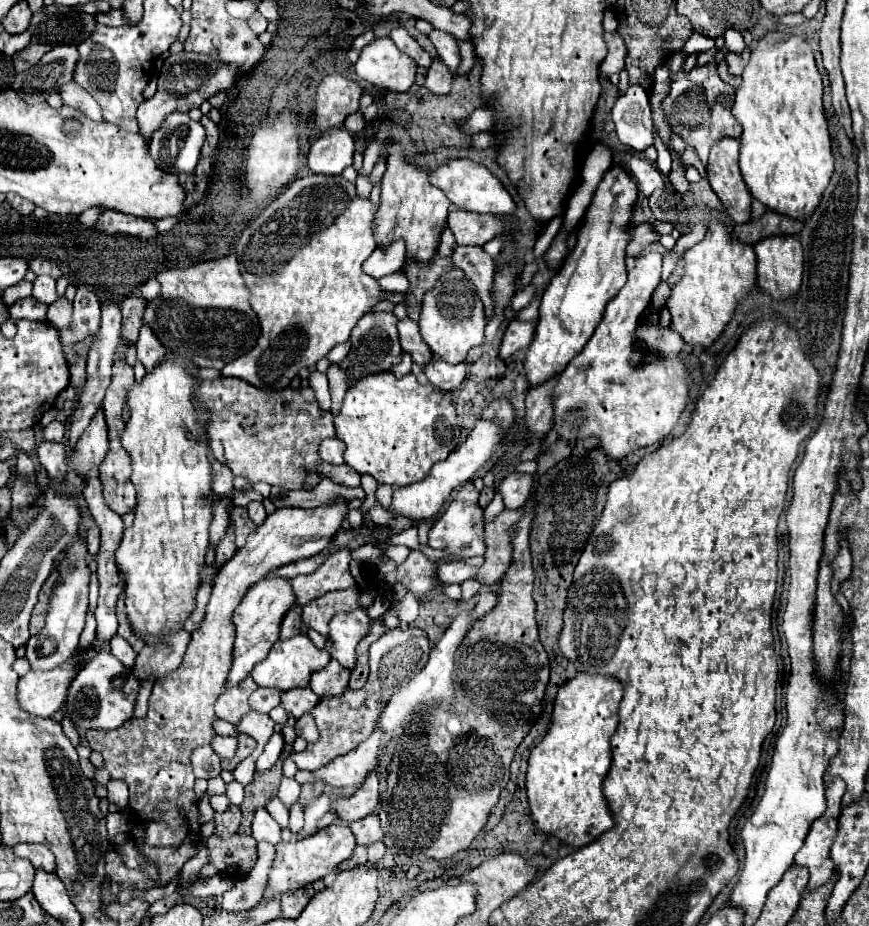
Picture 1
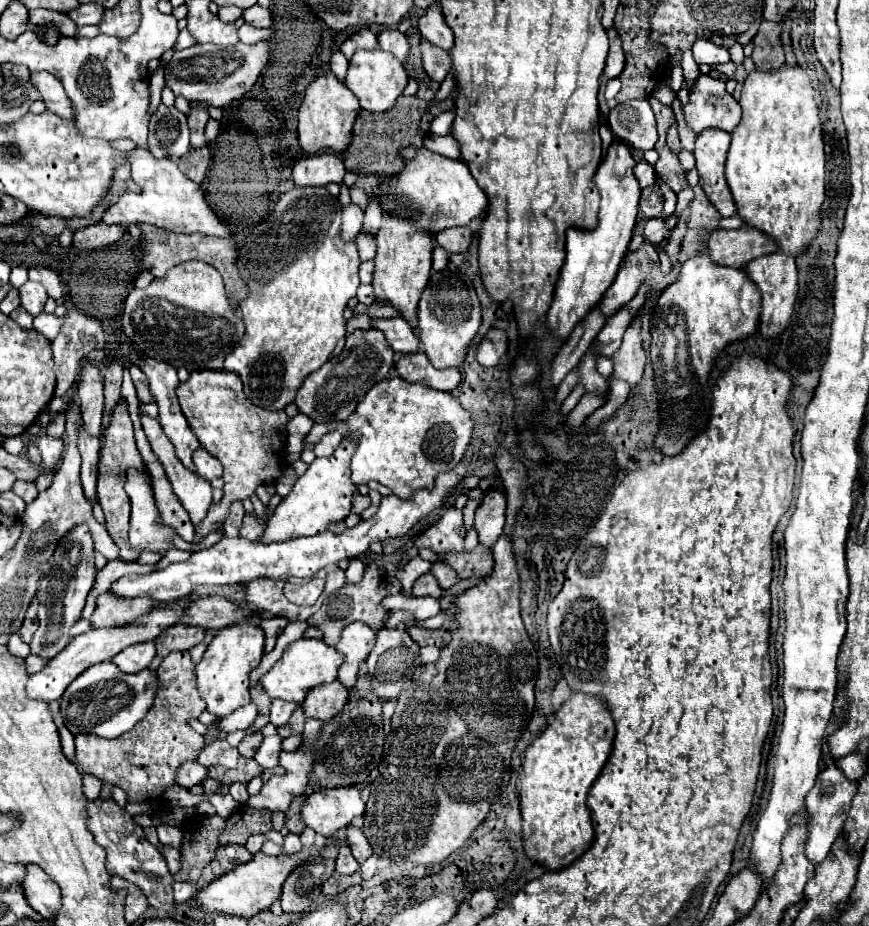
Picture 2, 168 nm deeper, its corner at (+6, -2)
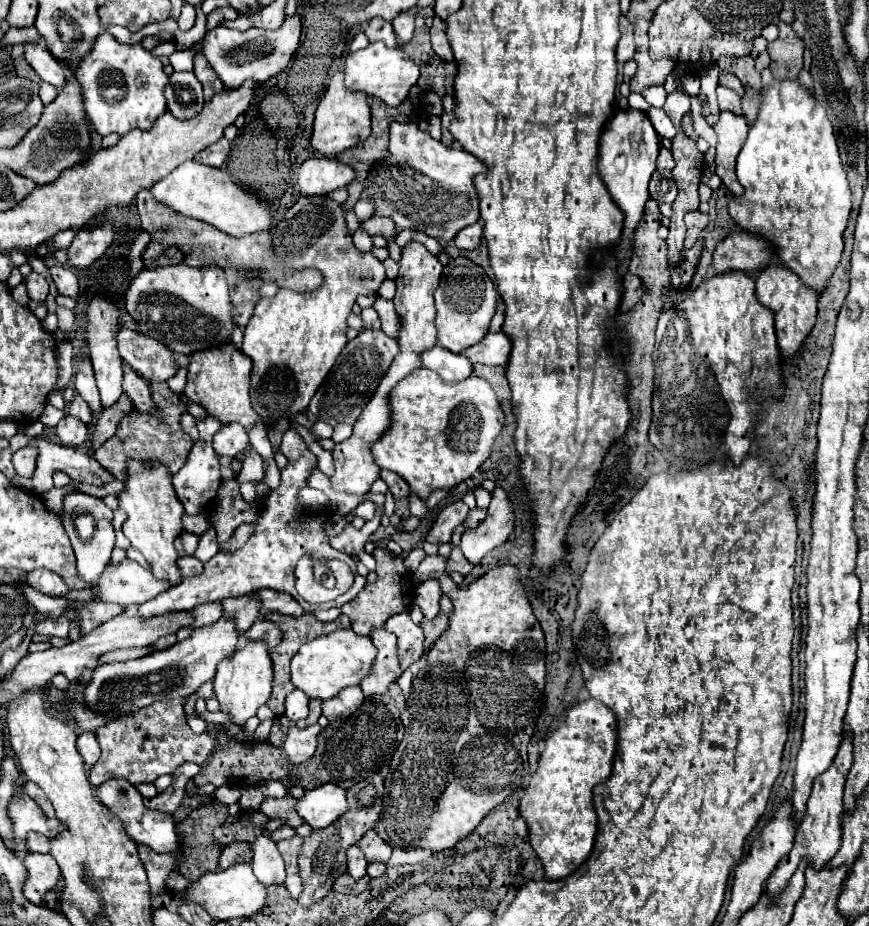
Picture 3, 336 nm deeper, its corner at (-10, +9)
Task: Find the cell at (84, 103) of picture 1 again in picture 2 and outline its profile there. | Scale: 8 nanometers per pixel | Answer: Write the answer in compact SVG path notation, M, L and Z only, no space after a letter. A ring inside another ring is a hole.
M48 72L32 74L30 78L32 78L32 84L36 84L36 88L40 90L40 96L42 96L42 100L50 112L56 112L58 116L64 116L70 120L74 118L72 100L66 96L64 86L60 84L58 78L54 78Z

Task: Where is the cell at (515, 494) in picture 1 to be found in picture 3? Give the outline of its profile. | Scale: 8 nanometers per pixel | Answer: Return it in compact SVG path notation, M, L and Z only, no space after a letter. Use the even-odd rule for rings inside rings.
M496 487L486 519L478 527L466 529L462 535L460 549L468 559L468 563L478 565L490 549L500 547L506 541L512 527L514 527L514 513L512 513L510 501L504 489Z

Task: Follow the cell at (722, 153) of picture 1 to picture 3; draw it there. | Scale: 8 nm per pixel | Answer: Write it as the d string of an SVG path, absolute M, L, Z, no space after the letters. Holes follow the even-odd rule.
M722 111L718 123L714 125L714 131L720 141L716 147L716 175L730 189L732 195L740 195L742 185L738 183L734 165L748 135L748 121L744 115Z

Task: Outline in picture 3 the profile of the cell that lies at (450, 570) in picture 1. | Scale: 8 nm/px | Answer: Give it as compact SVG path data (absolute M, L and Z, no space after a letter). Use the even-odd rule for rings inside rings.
M428 579L424 581L416 593L414 593L414 605L420 607L424 619L434 619L438 613L440 613L440 597L442 597L442 591L440 591L440 583L434 581L434 579Z

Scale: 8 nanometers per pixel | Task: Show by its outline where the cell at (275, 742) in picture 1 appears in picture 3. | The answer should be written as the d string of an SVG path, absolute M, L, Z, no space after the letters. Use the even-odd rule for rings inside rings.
M312 725L308 729L290 727L284 749L288 753L288 759L292 763L304 763L308 761L316 751L316 737L320 733L320 725Z

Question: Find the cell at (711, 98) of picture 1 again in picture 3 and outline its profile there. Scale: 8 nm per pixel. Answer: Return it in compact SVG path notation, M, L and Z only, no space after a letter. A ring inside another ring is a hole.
M718 87L718 105L722 111L732 111L736 115L742 113L742 99L736 91L728 89L728 87Z

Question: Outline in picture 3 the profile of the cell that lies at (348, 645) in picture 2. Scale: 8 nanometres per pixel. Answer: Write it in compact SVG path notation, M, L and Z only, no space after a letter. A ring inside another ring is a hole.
M383 627L376 628L370 636L378 650L372 677L366 677L362 681L362 691L366 697L372 695L384 695L388 691L388 685L396 681L404 672L397 655L397 638L393 633L388 633Z

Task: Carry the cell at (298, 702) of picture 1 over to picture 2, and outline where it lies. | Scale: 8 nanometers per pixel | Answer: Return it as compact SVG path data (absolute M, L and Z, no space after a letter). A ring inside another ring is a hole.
M274 698L272 700L272 708L270 708L270 722L274 726L284 726L296 708L298 708L296 702Z

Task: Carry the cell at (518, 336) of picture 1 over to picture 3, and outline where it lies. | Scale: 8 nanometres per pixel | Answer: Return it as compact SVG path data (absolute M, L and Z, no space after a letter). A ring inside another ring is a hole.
M502 331L500 333L486 333L484 339L480 343L476 343L474 347L466 349L464 355L472 363L506 365L508 357L510 357L510 347L512 347L512 343L508 341L508 337Z

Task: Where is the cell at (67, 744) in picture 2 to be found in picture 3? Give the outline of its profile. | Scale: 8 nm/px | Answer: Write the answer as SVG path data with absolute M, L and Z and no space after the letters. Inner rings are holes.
M82 733L78 737L78 751L84 757L84 763L92 767L100 757L100 747L98 747L96 735L94 733Z

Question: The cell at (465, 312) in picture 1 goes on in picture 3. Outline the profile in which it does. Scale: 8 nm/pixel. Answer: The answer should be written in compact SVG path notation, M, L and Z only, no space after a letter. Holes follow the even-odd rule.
M448 263L442 271L440 285L436 289L436 331L438 343L452 353L476 345L486 333L490 319L496 311L498 291L480 265L454 265Z

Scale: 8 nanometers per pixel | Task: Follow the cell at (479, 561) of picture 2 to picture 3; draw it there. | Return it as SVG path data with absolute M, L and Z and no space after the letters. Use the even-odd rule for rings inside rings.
M454 547L454 549L452 549L452 555L450 555L450 561L446 563L446 569L448 569L448 571L458 571L458 573L462 573L462 575L468 575L470 569L472 569L472 565L464 559L464 555L460 553L460 549Z

